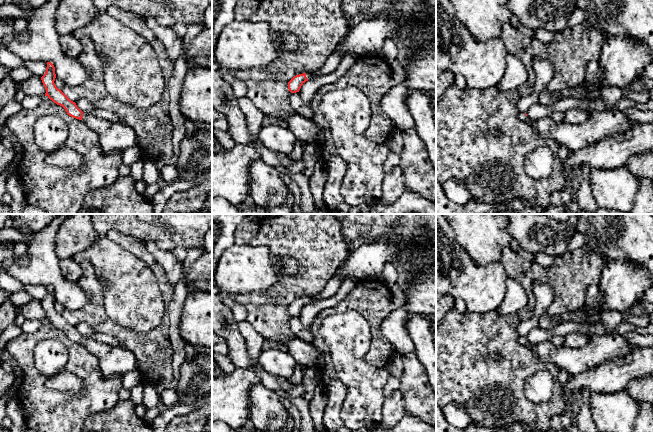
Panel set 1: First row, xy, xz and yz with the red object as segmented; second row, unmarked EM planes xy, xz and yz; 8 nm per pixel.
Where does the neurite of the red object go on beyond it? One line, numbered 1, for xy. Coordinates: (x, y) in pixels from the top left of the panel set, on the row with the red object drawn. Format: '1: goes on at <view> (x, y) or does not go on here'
1: goes on at xy (113, 136)

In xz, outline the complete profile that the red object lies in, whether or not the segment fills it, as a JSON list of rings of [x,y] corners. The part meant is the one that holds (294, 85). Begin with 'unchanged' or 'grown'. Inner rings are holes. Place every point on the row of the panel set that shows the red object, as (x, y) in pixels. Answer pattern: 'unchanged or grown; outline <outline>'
grown; outline [[[303,73],[294,76],[289,82],[288,82],[288,89],[291,93],[299,92],[301,86],[308,80],[313,80],[316,77],[313,76],[311,73]]]

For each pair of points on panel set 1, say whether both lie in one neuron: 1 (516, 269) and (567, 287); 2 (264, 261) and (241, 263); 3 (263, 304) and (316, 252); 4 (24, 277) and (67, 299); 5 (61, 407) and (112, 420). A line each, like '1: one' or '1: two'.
1: one
2: one
3: one
4: one
5: two

